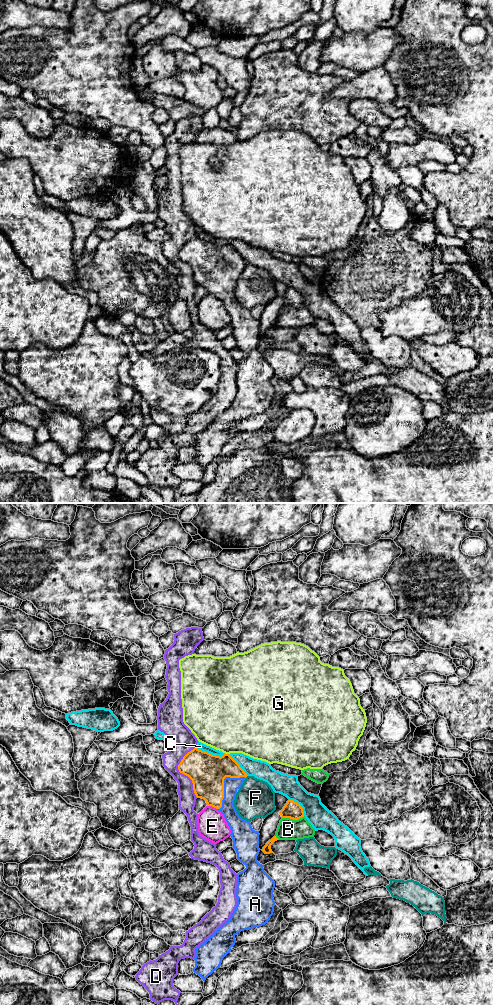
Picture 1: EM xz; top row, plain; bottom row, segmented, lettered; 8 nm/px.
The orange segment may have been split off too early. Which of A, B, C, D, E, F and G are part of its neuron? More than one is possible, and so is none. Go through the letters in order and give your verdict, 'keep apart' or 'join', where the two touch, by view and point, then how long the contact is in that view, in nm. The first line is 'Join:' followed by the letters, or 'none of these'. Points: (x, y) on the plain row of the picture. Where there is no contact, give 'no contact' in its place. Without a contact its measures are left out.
Join: A
A: join; contact xz (223, 273); length 340 nm
B: keep apart; contact xz (293, 307); length 180 nm
C: keep apart; contact xz (209, 241); length 240 nm
D: keep apart; contact xz (181, 260); length 400 nm
E: keep apart; contact xz (212, 294); length 90 nm
F: keep apart; contact xz (246, 264); length 30 nm
G: keep apart; contact xz (227, 242); length 40 nm

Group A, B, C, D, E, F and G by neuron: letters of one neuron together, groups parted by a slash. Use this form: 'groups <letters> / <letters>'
groups A / B / C / D / E / F / G

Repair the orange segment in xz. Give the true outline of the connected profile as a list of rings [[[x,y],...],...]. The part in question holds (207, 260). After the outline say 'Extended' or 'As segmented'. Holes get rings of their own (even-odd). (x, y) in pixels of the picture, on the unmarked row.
[[[194,236],[188,240],[178,253],[180,261],[188,264],[193,271],[193,278],[197,286],[204,287],[207,294],[212,294],[220,299],[231,317],[233,336],[237,341],[237,347],[246,356],[237,362],[237,394],[230,407],[219,415],[213,423],[195,437],[196,444],[193,460],[199,463],[205,470],[206,466],[220,456],[223,446],[235,433],[235,424],[244,418],[265,413],[274,400],[274,368],[264,359],[264,353],[257,349],[259,337],[259,319],[255,319],[251,311],[242,307],[234,295],[234,288],[238,278],[248,264],[240,253],[230,244],[212,243],[208,240]]]. Extended

